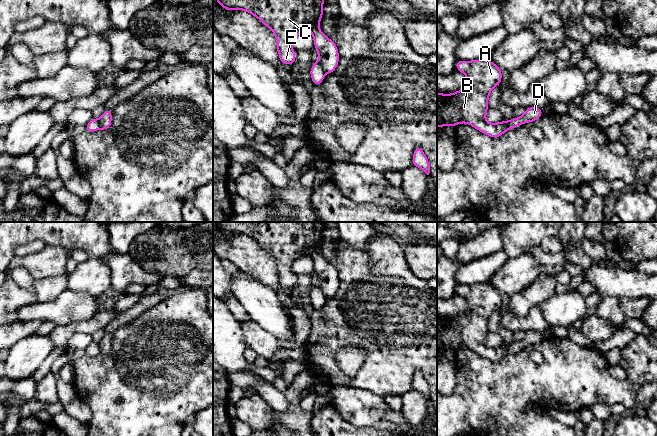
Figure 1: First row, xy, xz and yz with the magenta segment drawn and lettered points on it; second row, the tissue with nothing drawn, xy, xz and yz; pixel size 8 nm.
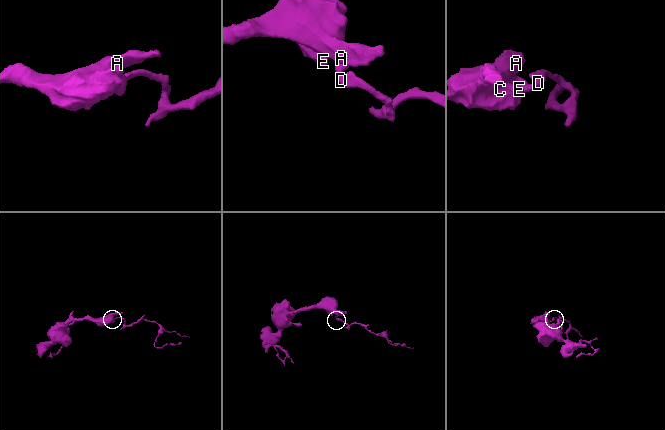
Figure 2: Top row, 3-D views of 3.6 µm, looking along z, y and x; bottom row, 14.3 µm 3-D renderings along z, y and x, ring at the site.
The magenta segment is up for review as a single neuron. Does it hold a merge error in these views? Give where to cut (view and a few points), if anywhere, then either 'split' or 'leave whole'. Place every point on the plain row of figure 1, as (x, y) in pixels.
cut xz (318, 286), (325, 297); split

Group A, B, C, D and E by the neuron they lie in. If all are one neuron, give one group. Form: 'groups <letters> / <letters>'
groups A B C E / D

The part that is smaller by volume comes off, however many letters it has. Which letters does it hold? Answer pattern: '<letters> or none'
D

